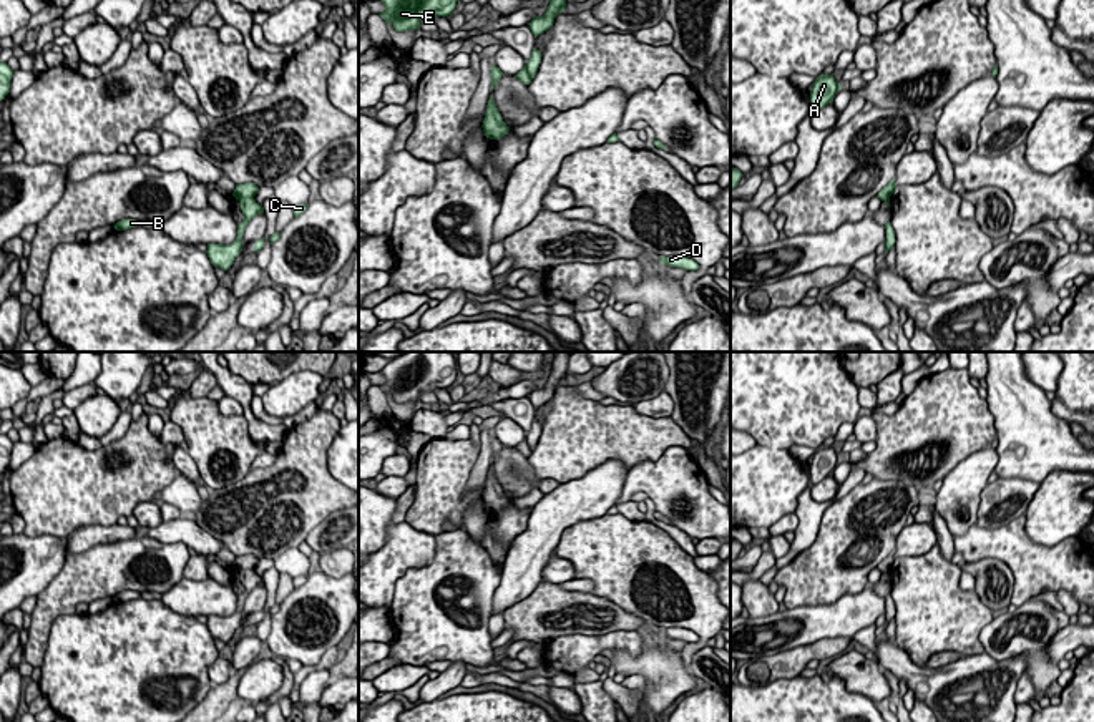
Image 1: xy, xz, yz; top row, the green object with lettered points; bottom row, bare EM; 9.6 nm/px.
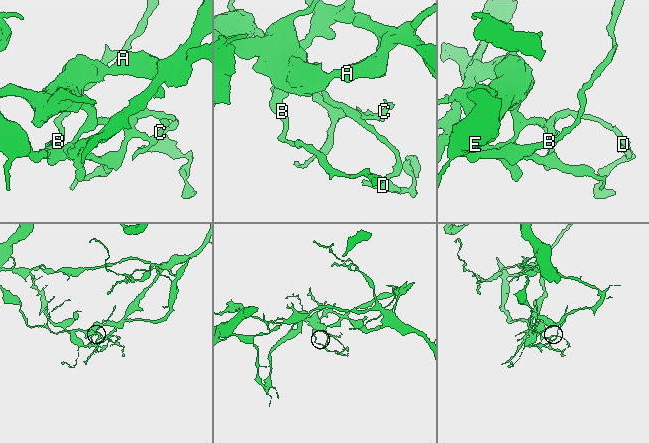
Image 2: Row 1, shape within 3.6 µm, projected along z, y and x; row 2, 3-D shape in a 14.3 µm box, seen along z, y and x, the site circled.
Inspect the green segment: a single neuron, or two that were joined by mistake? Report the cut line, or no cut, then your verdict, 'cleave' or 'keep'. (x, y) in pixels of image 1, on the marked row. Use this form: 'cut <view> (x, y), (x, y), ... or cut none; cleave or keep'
cut xy (239, 228), (241, 238); cleave

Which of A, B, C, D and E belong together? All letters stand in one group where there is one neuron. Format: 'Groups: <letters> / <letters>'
Groups: A C D / B E

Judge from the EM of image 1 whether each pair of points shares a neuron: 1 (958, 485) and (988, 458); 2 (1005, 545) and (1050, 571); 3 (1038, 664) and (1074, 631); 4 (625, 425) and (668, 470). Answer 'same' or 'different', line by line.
1: same
2: same
3: different
4: different

